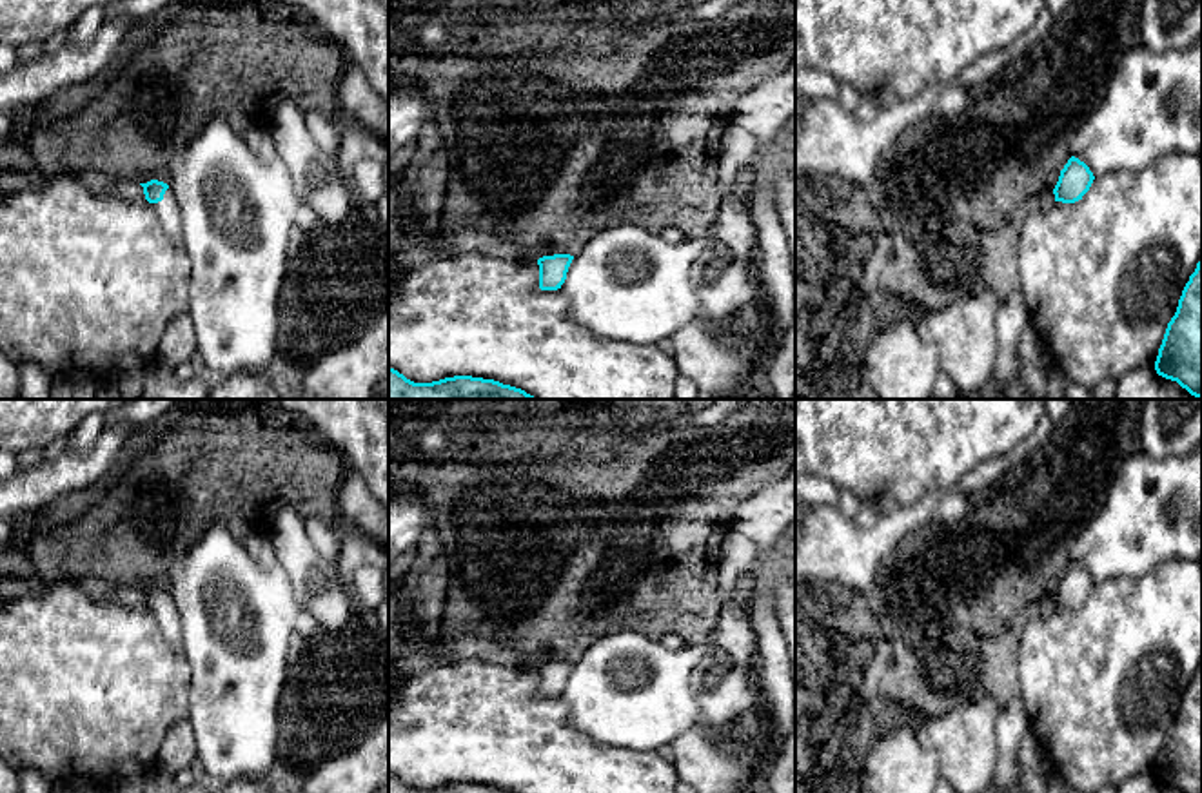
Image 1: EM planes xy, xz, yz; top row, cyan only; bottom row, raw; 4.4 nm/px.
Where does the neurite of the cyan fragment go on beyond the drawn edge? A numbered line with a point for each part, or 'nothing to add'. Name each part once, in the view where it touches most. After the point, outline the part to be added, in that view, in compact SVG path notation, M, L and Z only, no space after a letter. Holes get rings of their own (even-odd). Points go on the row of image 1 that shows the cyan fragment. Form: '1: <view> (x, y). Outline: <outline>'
1: xy (167, 211). Outline: M165 191L163 200L158 203L151 203L153 210L156 212L162 227L165 232L178 243L183 245L183 220L180 207L171 192Z

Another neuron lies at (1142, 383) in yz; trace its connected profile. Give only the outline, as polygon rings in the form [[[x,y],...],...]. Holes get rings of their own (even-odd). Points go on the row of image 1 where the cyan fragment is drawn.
[[[1155,365],[1129,370],[1117,381],[1113,399],[1200,399],[1191,396],[1177,381],[1157,374]]]

